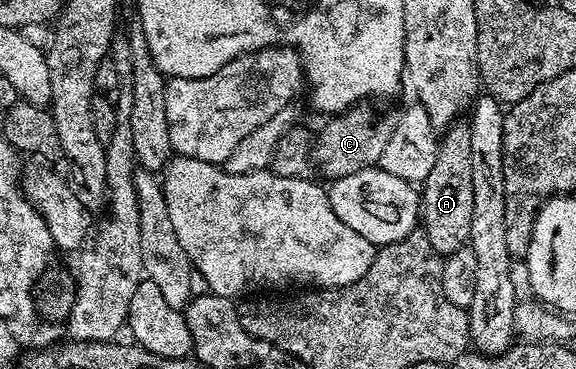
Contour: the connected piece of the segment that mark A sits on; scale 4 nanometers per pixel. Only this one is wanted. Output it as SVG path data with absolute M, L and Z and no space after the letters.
M458 121L445 128L437 144L435 166L427 173L419 198L420 226L427 233L427 241L431 241L440 255L450 255L468 244L471 212L475 206L475 192L471 190L471 129L468 122Z

